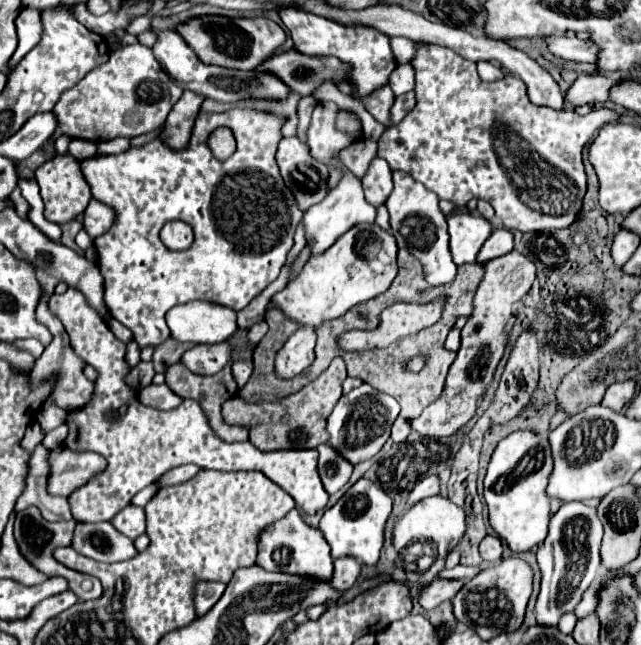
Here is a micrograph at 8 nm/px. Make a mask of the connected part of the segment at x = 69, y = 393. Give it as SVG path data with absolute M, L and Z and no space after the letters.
M44 294L44 296L40 298L38 310L36 310L36 318L38 318L38 322L42 322L44 326L48 326L48 330L50 330L52 336L54 336L54 340L44 348L42 356L36 358L30 376L32 376L32 382L42 382L42 380L50 378L52 374L62 372L62 378L56 382L56 388L52 390L52 396L54 396L56 404L58 404L62 410L66 410L66 412L80 410L80 408L86 406L86 402L90 402L94 384L84 376L84 366L86 366L86 362L84 362L80 356L74 354L74 350L72 350L72 346L70 346L70 340L68 340L68 334L66 334L62 322L48 310L48 300L50 300L50 294Z

